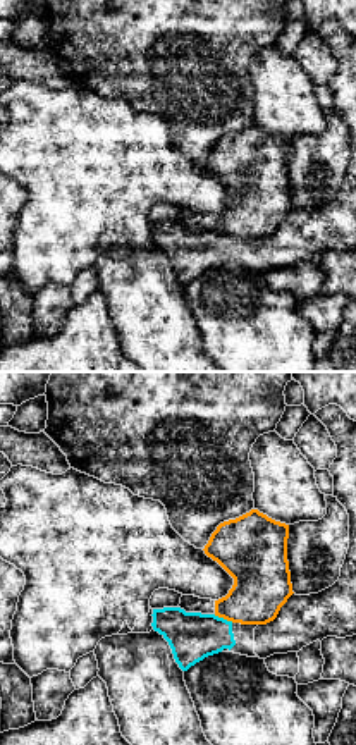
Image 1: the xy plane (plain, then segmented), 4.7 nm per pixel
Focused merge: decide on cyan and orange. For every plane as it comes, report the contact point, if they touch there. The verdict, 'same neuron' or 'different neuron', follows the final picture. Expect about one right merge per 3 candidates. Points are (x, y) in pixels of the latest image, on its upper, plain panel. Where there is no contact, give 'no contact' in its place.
(224, 234)

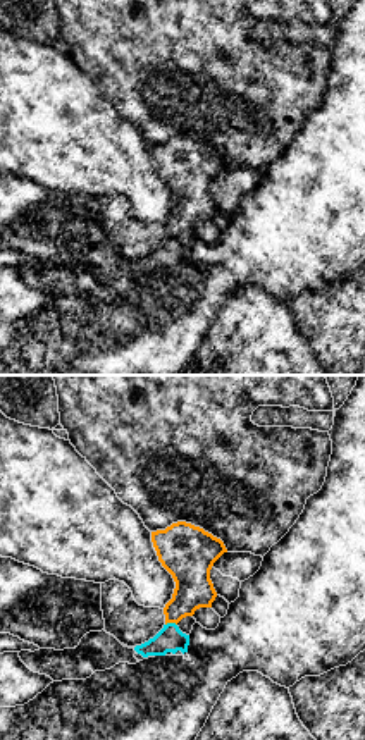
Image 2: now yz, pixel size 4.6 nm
(171, 238)

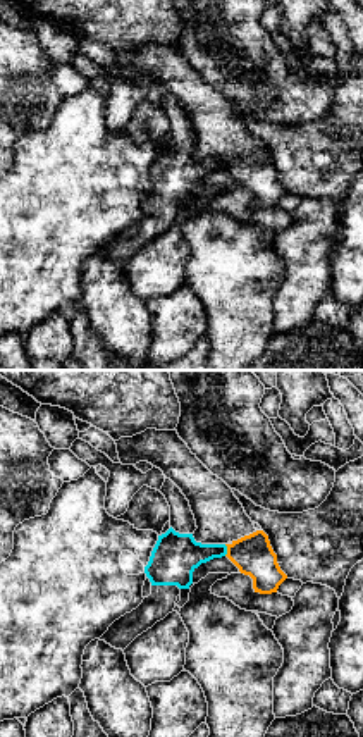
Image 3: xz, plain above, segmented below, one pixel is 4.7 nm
(226, 164)

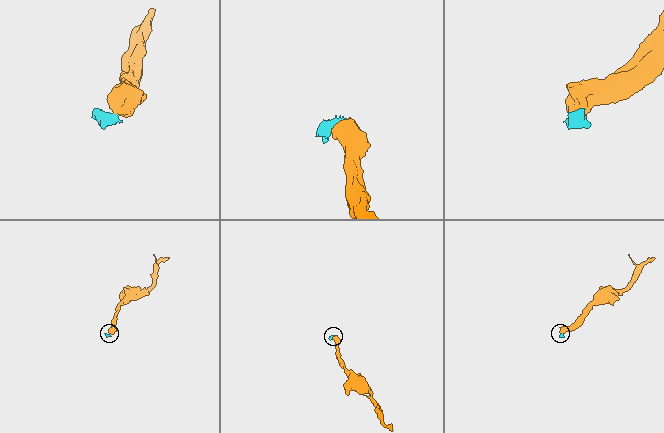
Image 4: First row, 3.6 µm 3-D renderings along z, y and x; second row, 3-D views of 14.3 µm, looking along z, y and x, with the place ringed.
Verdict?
different neuron

